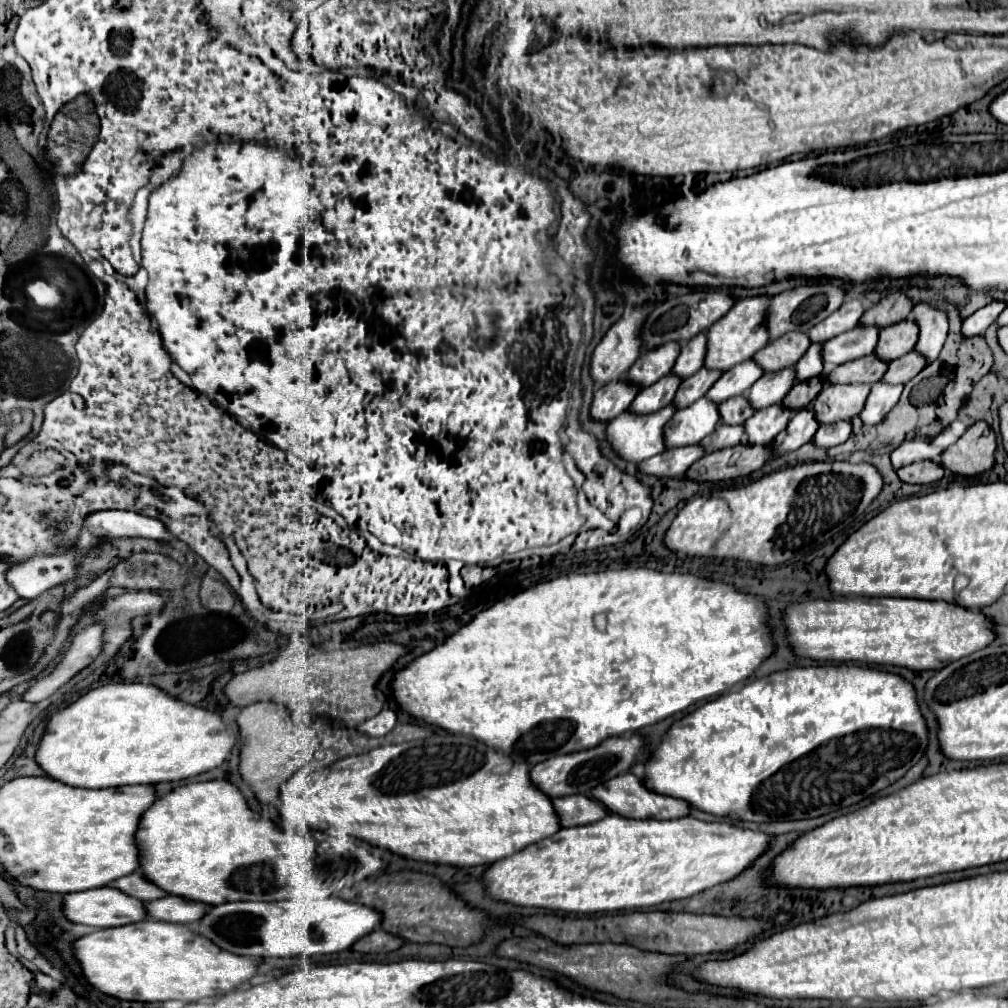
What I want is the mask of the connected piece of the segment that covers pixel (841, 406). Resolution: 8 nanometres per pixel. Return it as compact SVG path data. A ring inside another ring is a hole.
M825 384L813 402L815 420L819 424L835 424L839 420L851 420L863 410L869 394L867 384Z

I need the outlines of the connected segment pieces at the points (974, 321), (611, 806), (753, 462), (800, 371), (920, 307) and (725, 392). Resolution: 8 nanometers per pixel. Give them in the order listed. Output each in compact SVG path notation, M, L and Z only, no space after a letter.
M991 302L985 308L971 314L961 326L961 336L963 338L967 338L967 336L983 336L985 330L997 320L997 316L1001 314L1003 308L1005 308L1003 302Z
M623 774L617 776L615 780L607 780L607 784L599 784L599 788L591 790L589 796L593 800L597 800L599 804L605 806L607 812L611 814L619 814L619 816L629 816L629 818L655 818L655 820L673 820L673 818L681 818L683 814L689 812L689 806L683 800L671 798L671 796L661 796L655 792L649 792L643 786L643 780L633 776L633 774Z
M737 444L733 448L707 452L707 456L699 458L685 476L695 482L721 482L733 480L739 476L749 476L751 472L759 470L771 452L769 446L749 446Z
M811 344L803 358L795 364L795 382L811 380L813 376L821 376L823 362L821 362L821 344Z
M917 304L911 314L909 320L913 320L915 324L919 324L919 338L913 350L917 350L923 358L927 358L927 364L931 364L933 360L937 360L941 346L947 338L947 316L941 310L935 310L927 304Z
M747 360L731 370L727 370L725 374L721 374L721 378L713 384L713 388L709 388L707 398L713 404L721 404L727 398L733 396L743 396L749 392L749 388L763 376L763 370L753 362Z

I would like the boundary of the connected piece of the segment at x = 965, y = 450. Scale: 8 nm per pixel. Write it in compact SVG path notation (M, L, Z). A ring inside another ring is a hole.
M975 422L967 432L941 454L943 468L959 476L977 476L995 464L995 432L987 422Z

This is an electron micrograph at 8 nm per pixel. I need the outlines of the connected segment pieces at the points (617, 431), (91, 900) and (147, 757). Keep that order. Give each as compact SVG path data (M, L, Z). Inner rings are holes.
M671 404L647 416L623 412L607 424L607 442L621 460L639 464L665 450L663 426L673 414L675 408Z
M103 886L63 896L63 914L69 922L95 928L125 926L147 918L145 904L115 888Z
M105 684L55 712L39 740L35 760L53 780L79 788L111 788L125 784L177 782L217 768L231 752L233 736L215 712L191 706L151 684Z

